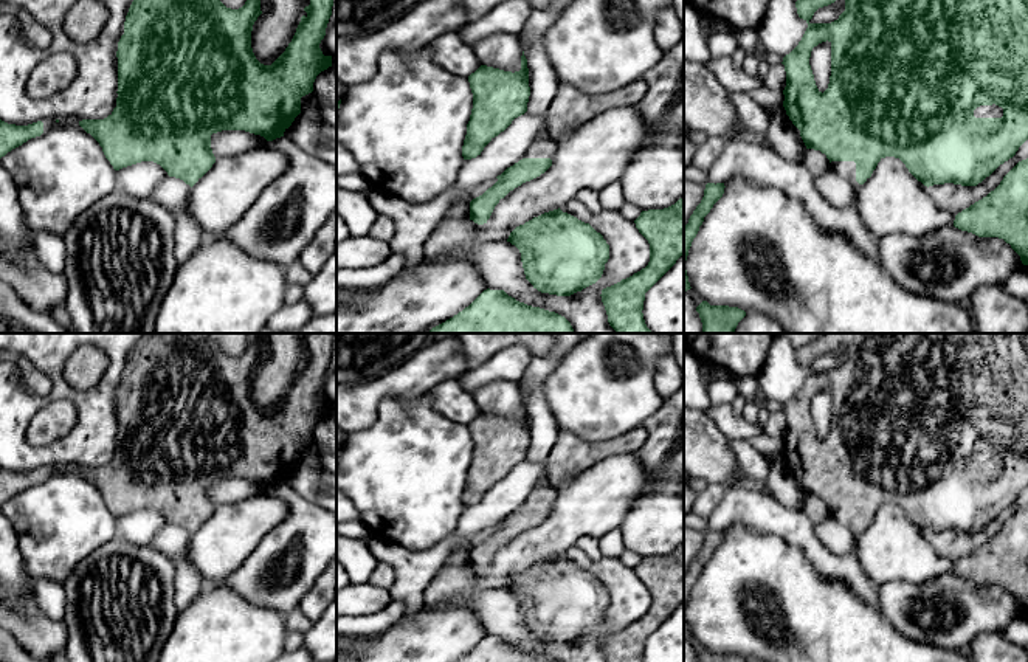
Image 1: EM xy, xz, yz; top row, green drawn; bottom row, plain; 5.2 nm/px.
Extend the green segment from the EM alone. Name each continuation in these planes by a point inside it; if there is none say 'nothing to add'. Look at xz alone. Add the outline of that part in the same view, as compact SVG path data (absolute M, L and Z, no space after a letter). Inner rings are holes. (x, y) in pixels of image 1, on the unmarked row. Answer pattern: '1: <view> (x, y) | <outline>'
1: xz (538, 496) | M535 485L535 488L530 491L529 498L524 501L523 505L550 505L554 507L557 498L558 498L557 488L541 488Z

